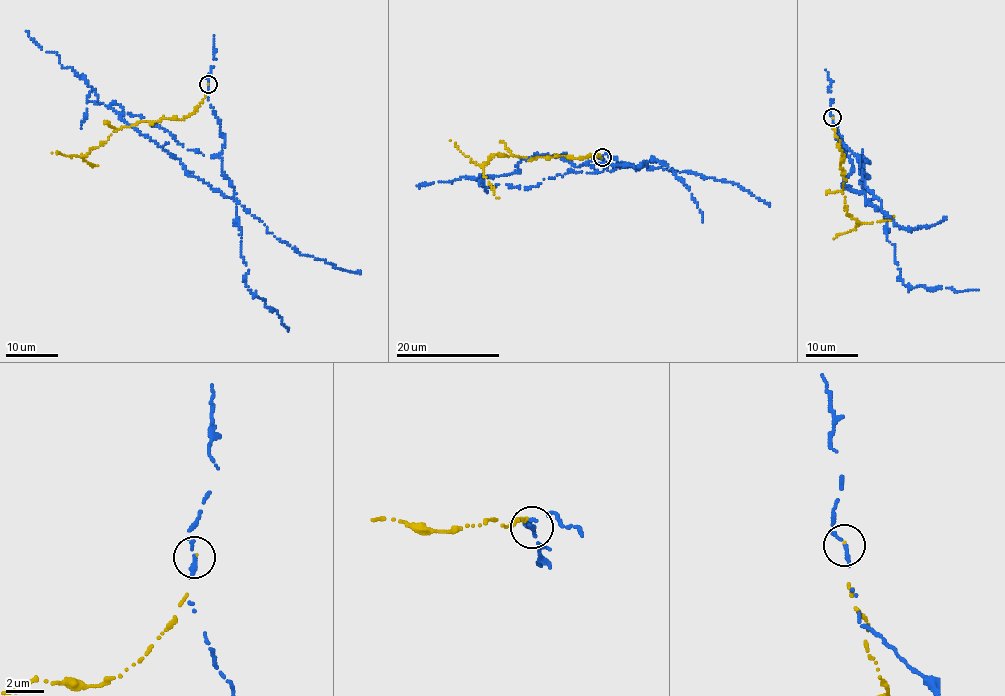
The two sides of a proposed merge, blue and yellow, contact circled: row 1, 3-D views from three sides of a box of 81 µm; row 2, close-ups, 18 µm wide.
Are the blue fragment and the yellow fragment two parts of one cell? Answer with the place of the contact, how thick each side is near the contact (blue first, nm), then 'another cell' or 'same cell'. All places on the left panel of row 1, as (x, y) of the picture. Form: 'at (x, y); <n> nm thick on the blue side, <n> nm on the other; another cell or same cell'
at (208, 84); 280 nm thick on the blue side, 50 nm on the other; another cell

